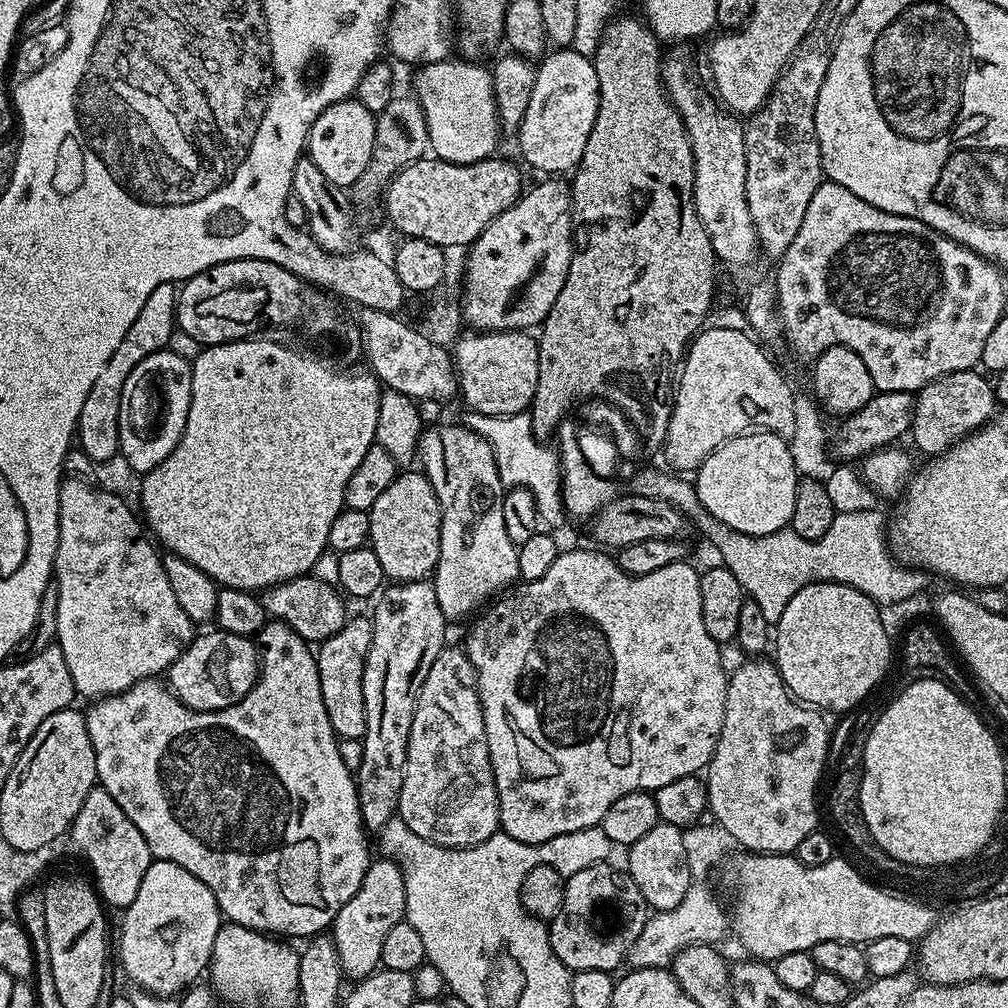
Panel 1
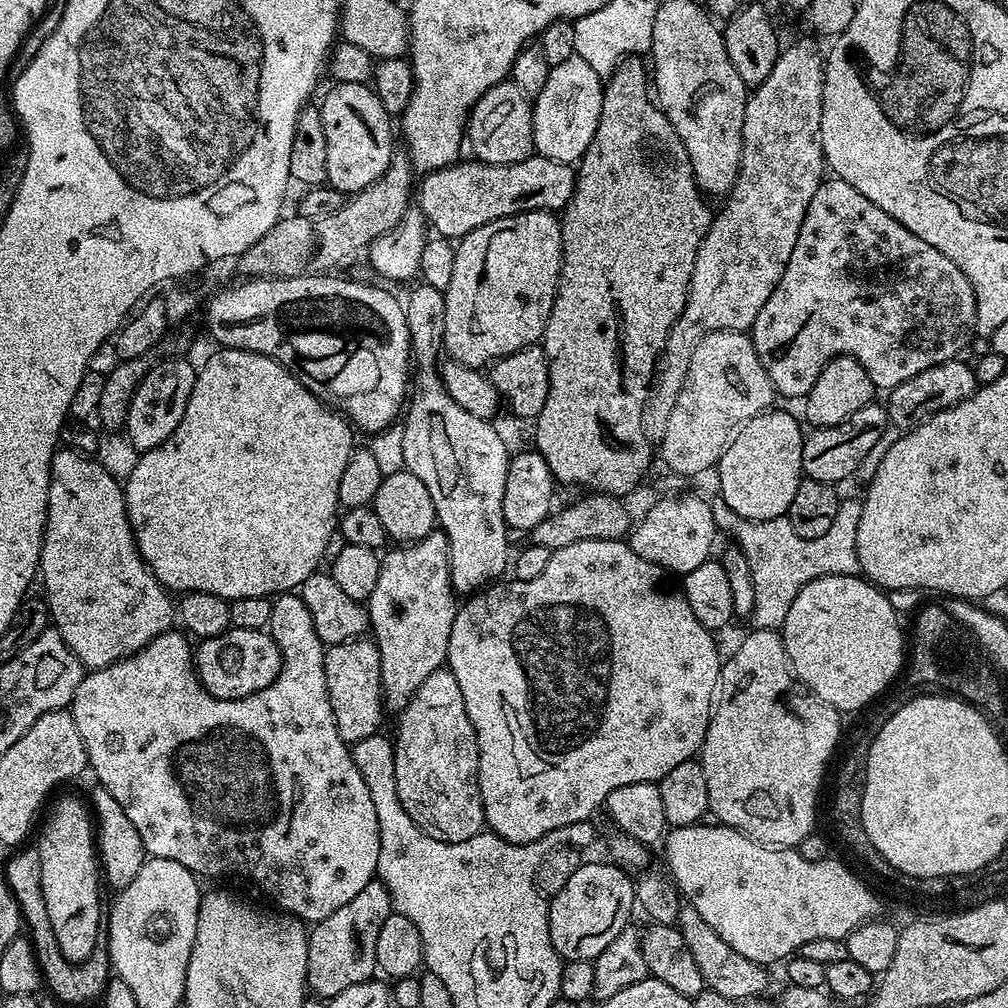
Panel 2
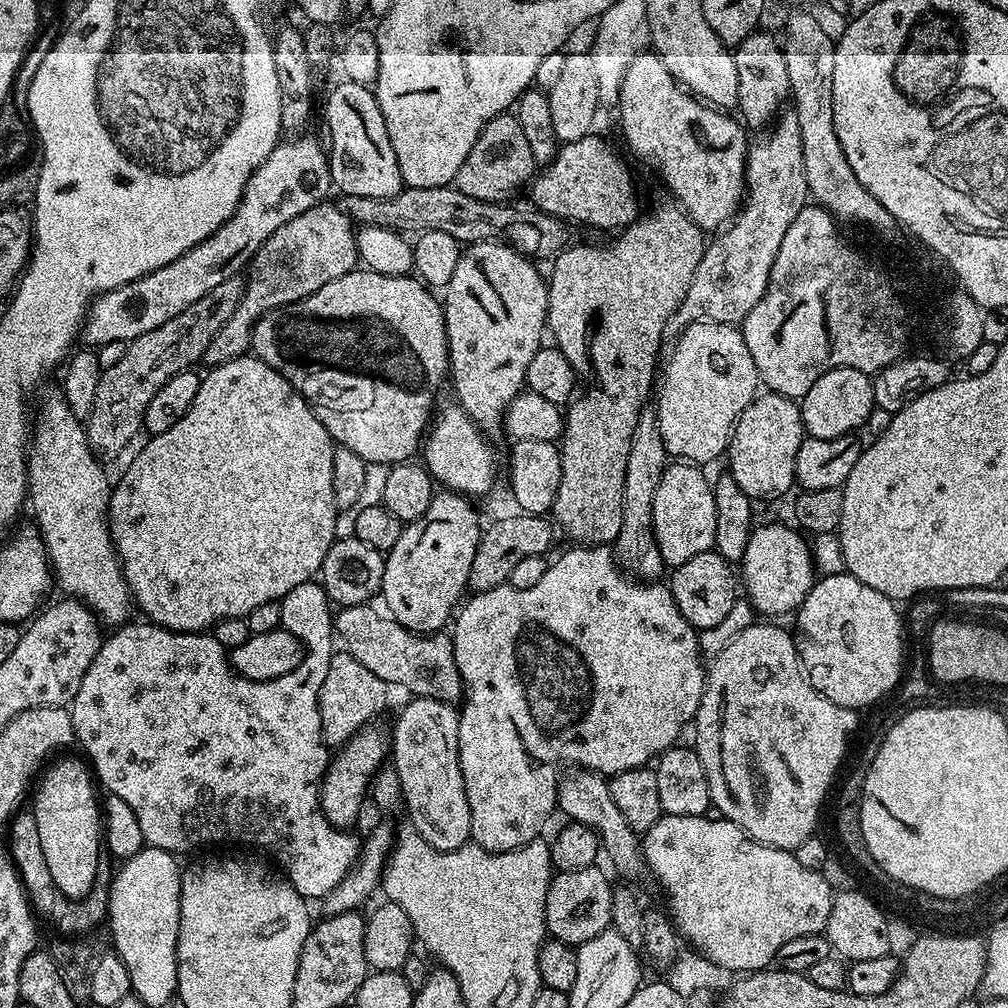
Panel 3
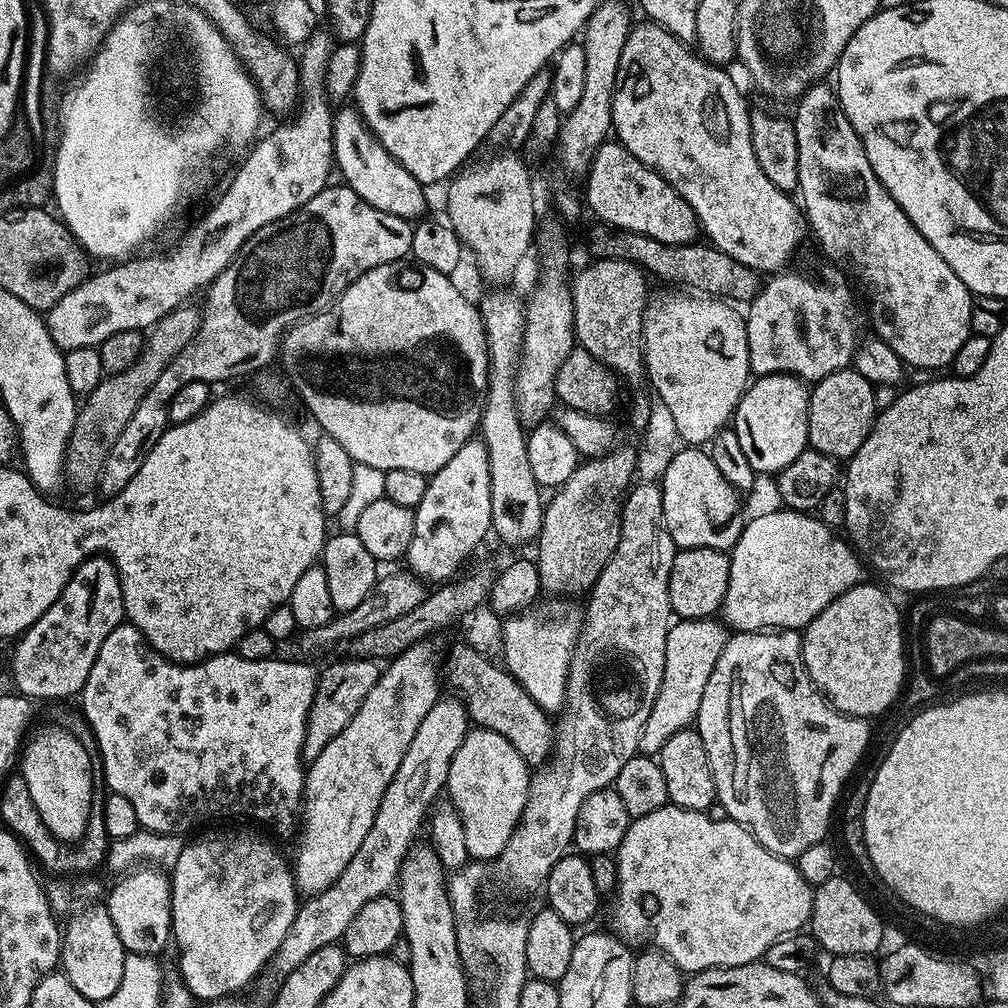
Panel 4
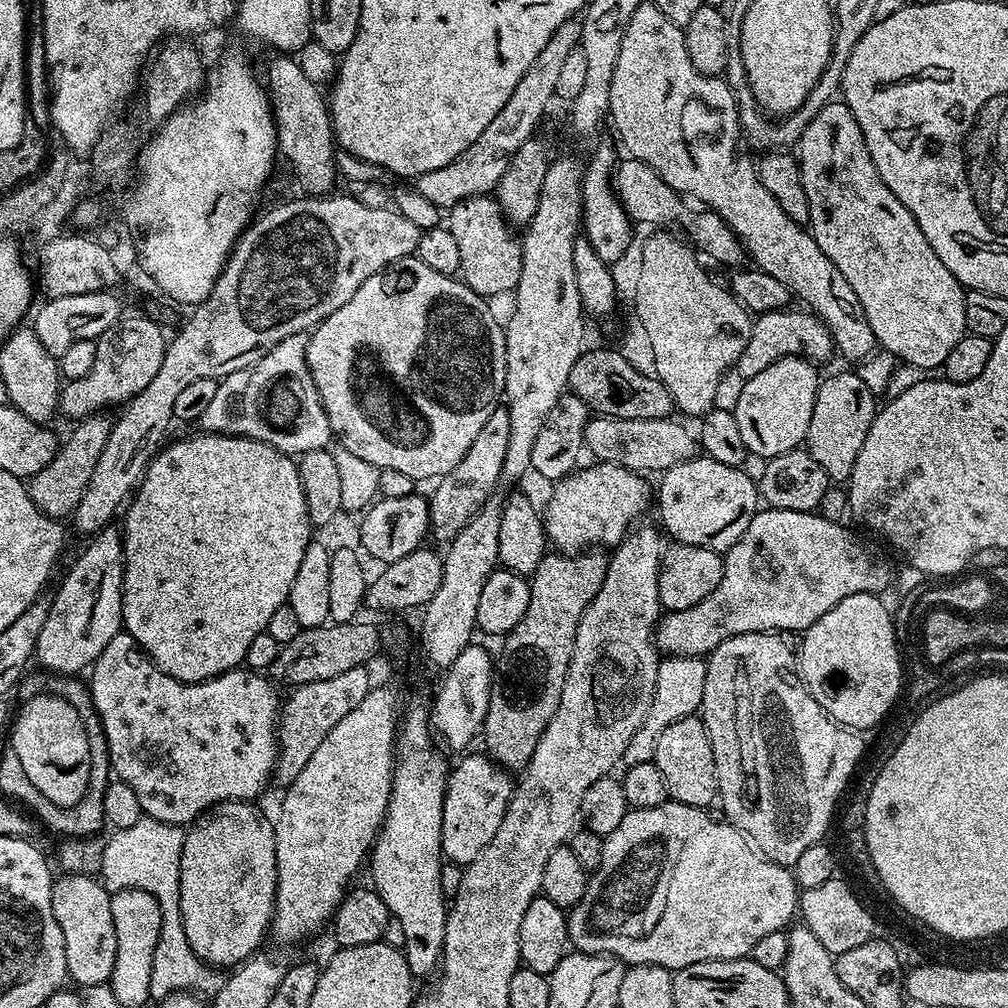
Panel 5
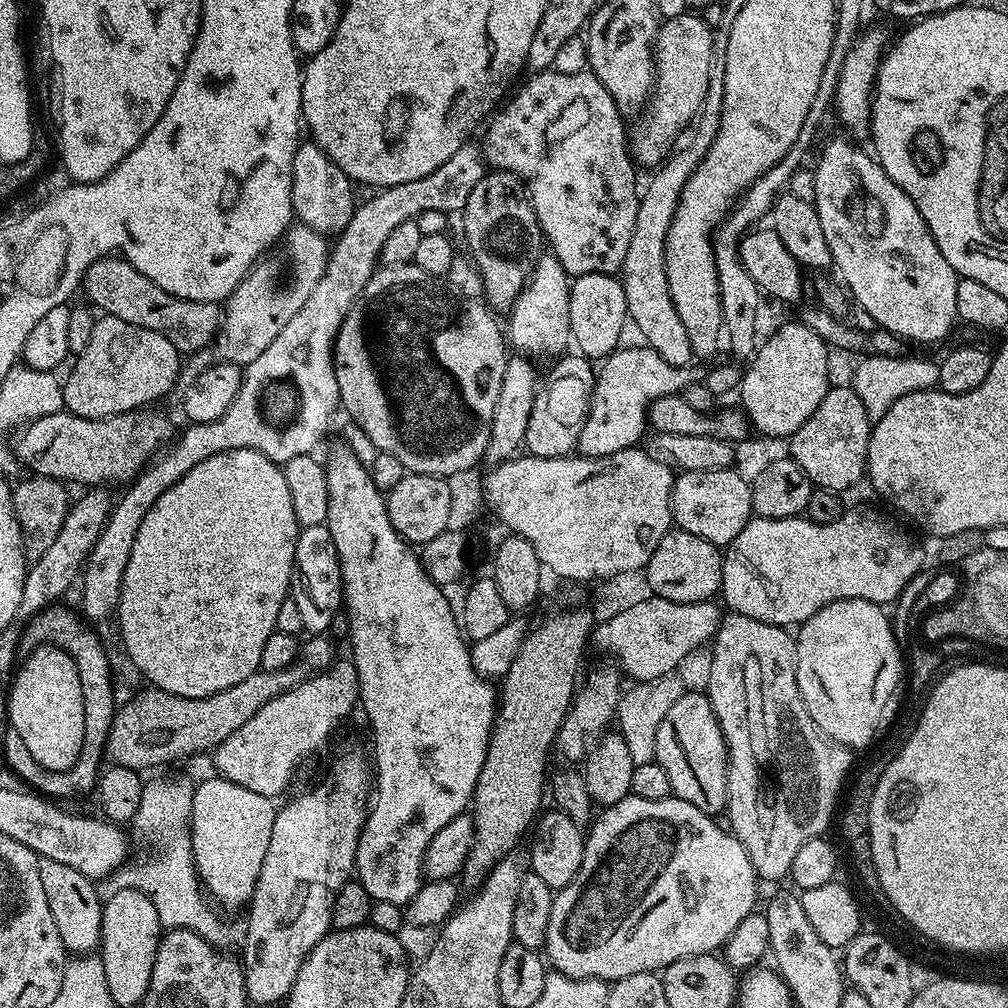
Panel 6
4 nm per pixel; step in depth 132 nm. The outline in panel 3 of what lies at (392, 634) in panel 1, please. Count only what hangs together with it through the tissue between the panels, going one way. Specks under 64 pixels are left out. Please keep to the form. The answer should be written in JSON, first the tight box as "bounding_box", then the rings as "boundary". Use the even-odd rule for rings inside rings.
{"bounding_box":[379,491,482,634],"boundary":[[[437,491],[426,514],[405,523],[398,542],[394,542],[394,546],[386,553],[379,595],[384,596],[383,607],[387,615],[397,620],[403,628],[408,628],[411,632],[431,634],[441,631],[445,627],[443,624],[447,625],[453,619],[454,609],[461,603],[468,588],[470,570],[474,566],[474,554],[478,550],[482,531],[480,516],[472,509],[472,504],[473,501],[468,496],[458,492]]]}

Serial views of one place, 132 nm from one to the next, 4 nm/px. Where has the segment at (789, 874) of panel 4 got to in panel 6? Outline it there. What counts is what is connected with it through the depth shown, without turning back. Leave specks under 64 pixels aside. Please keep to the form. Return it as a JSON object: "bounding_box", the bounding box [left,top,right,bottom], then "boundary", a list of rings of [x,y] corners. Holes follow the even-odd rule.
{"bounding_box":[542,794,758,982],"boundary":[[[630,794],[618,802],[607,805],[601,812],[604,813],[601,816],[599,813],[587,829],[582,866],[578,866],[578,874],[574,874],[572,881],[553,895],[550,906],[550,926],[546,926],[546,942],[542,949],[547,963],[563,976],[569,976],[575,980],[594,978],[615,982],[622,978],[630,978],[630,974],[659,973],[666,966],[670,966],[670,962],[678,962],[678,958],[707,956],[723,949],[730,934],[738,930],[738,922],[742,922],[742,918],[746,918],[757,907],[758,877],[739,838],[732,835],[727,827],[719,828],[712,821],[715,819],[709,813],[698,810],[698,806],[690,806],[690,802],[675,798],[651,800]]]}

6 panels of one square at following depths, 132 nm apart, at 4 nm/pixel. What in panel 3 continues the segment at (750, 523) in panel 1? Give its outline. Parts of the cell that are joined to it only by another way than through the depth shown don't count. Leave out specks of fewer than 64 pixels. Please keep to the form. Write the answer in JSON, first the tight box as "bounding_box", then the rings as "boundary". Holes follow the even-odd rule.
{"bounding_box":[726,391,806,502],"boundary":[[[765,391],[763,394],[757,395],[756,399],[750,402],[750,406],[746,406],[746,410],[736,419],[736,426],[726,453],[727,471],[754,502],[772,500],[775,496],[784,496],[796,484],[794,462],[798,458],[798,446],[805,438],[806,433],[800,417],[799,403],[788,396]]]}

